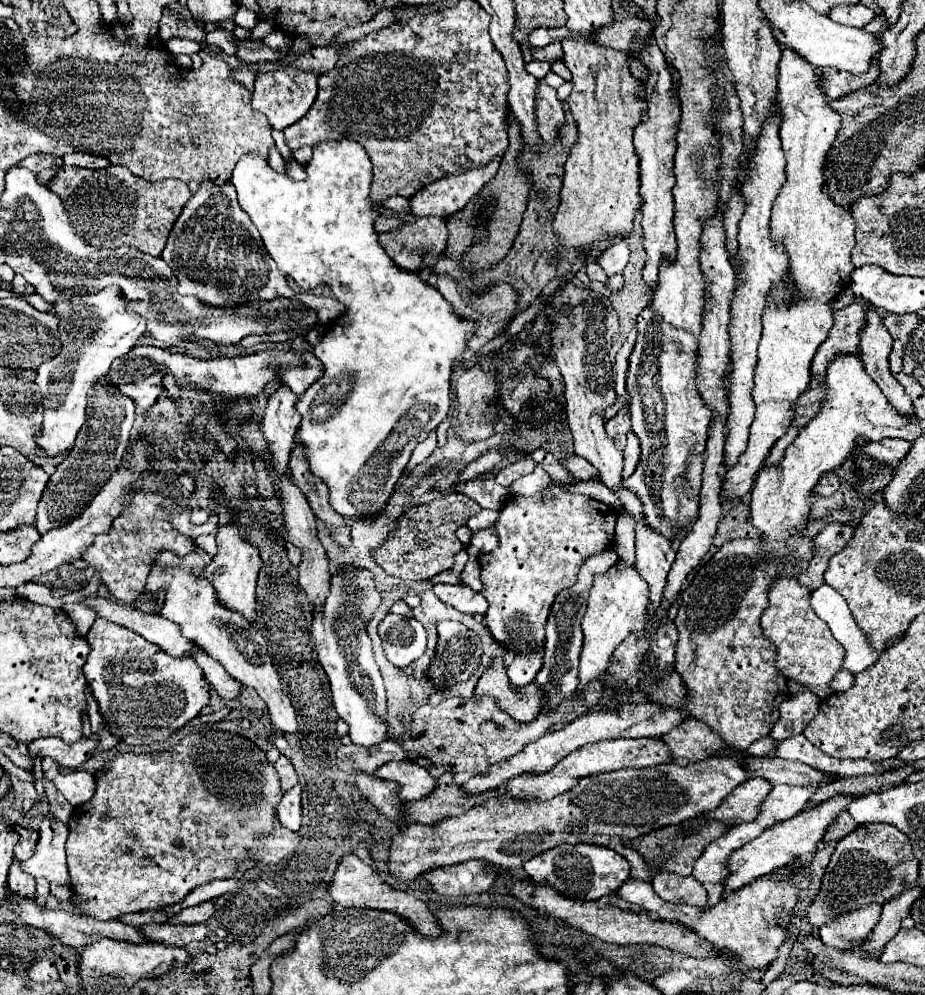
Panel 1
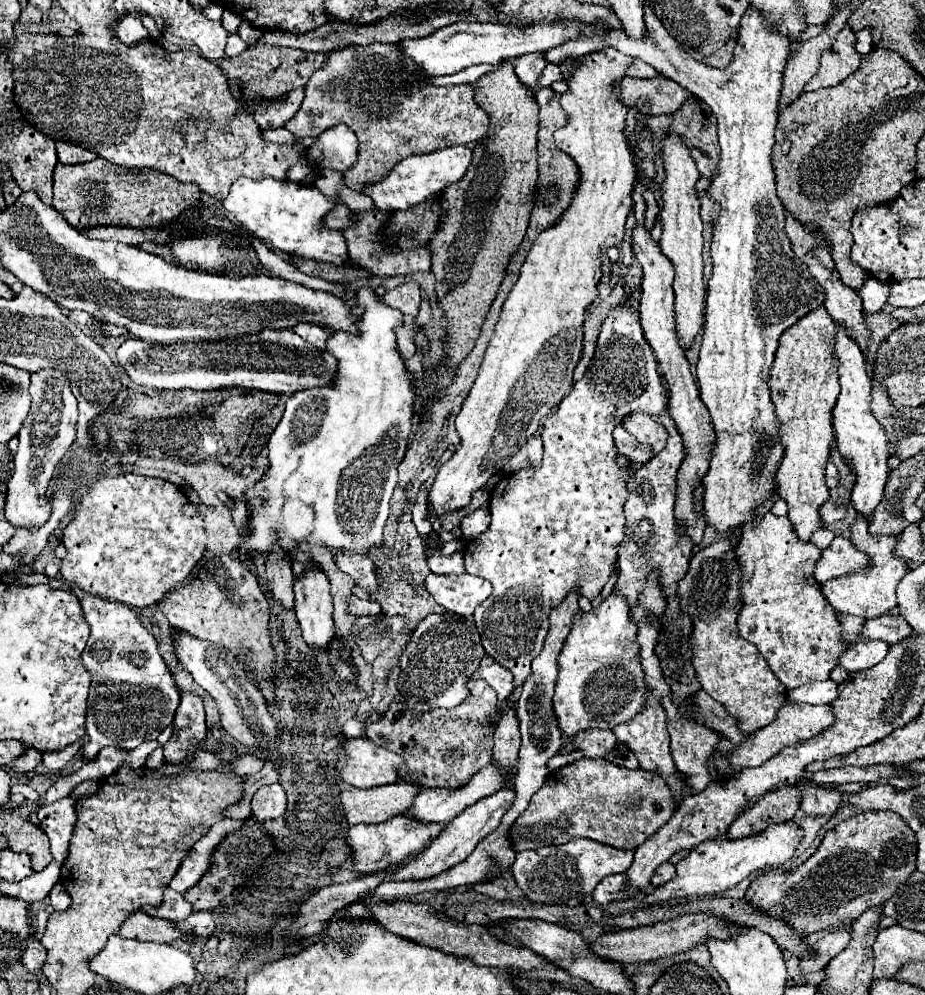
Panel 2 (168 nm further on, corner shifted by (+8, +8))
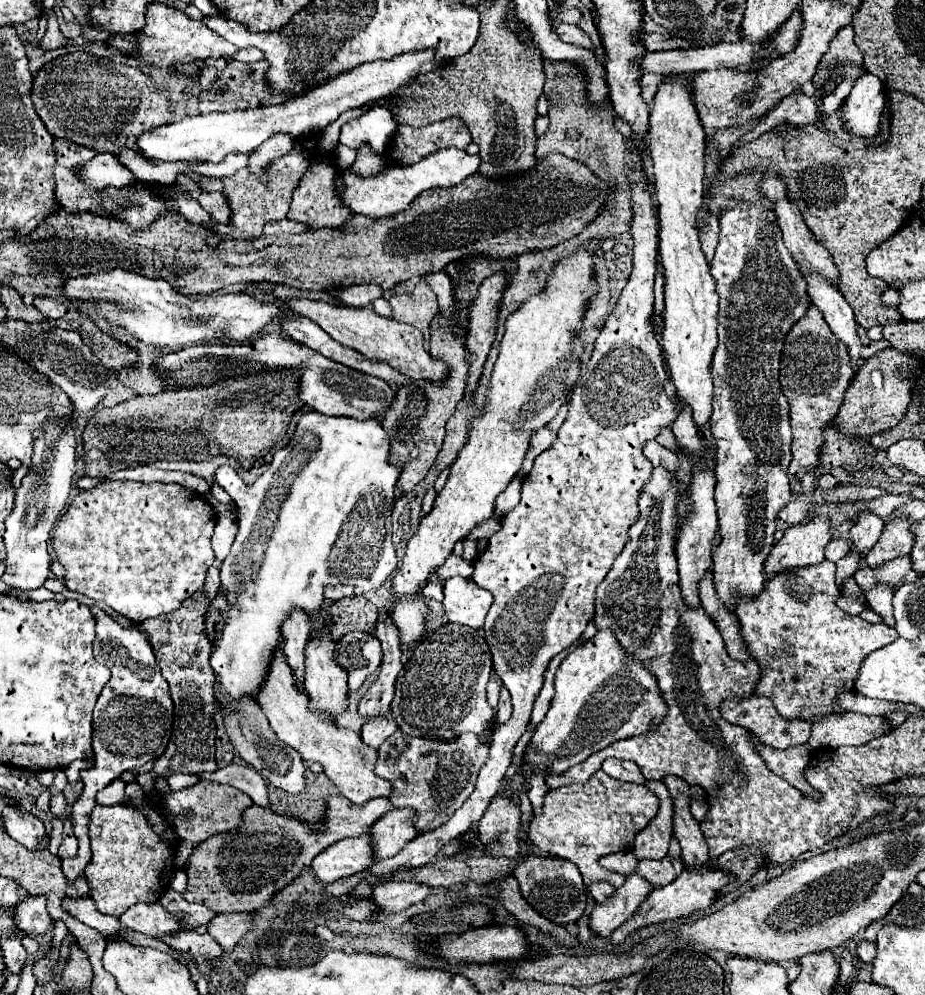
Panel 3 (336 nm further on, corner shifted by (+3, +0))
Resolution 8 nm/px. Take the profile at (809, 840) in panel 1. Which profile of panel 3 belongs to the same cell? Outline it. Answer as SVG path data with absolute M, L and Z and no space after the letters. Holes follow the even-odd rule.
M710 867L704 875L692 875L690 871L684 871L680 877L676 877L672 883L664 885L664 887L656 887L644 901L642 905L636 909L636 913L624 921L612 935L610 935L610 943L612 945L620 945L624 943L624 939L638 931L640 927L648 927L648 925L656 925L662 921L674 921L674 919L682 919L688 917L696 911L708 909L714 899L716 899L716 889L724 887L724 883L728 883L728 875L724 875L724 871L720 871L718 867Z

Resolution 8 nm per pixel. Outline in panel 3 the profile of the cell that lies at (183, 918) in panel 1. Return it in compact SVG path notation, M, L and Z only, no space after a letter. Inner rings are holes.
M330 795L324 799L326 813L318 831L310 829L304 821L296 821L288 815L278 815L270 807L252 803L234 831L212 835L210 839L196 843L192 855L186 861L188 887L184 899L188 903L202 903L216 913L232 911L258 911L284 887L312 863L312 859L328 845L344 837L360 837L380 819L388 807L388 799L372 799L364 807L354 805L342 795Z

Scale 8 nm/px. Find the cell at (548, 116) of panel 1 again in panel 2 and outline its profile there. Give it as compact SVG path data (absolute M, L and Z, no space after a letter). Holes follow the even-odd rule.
M543 53L521 55L515 59L515 73L531 95L537 93L537 83L539 83L539 77L541 77L541 71L545 65L547 63L543 59Z

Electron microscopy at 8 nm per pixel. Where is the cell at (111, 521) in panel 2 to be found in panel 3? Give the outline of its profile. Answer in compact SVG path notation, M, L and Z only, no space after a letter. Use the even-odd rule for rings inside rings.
M106 481L94 489L80 491L52 533L54 553L66 569L66 587L110 605L134 623L176 611L184 599L204 585L206 571L214 565L210 539L216 513L212 505L198 495L200 493L178 483L138 481Z

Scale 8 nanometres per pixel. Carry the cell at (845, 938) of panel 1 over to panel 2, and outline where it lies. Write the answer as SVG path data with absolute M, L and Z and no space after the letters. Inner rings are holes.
M853 921L845 923L845 927L841 925L835 931L833 929L831 931L815 931L807 939L807 943L817 955L811 959L801 959L803 975L823 969L839 951L843 951L847 947L847 943L851 941L851 931L853 931Z

